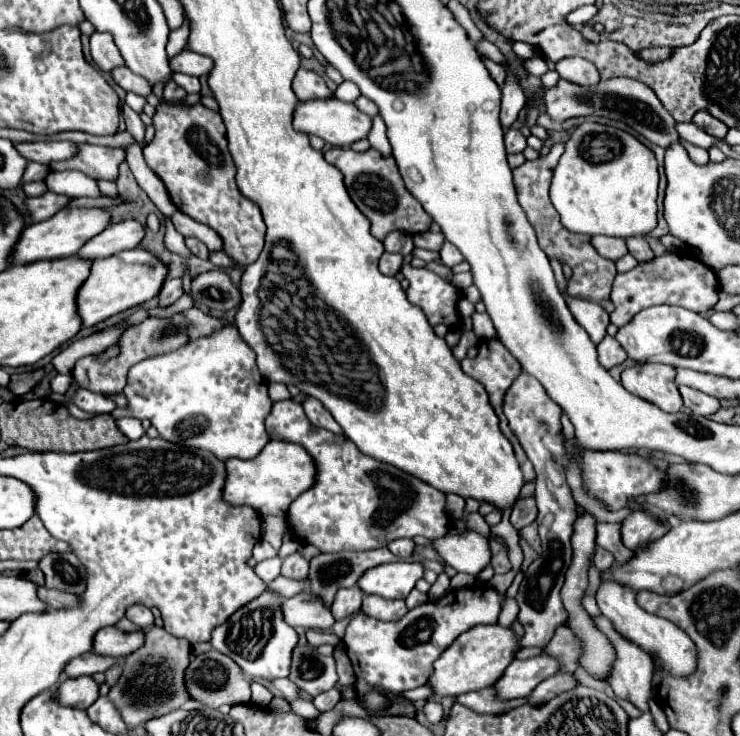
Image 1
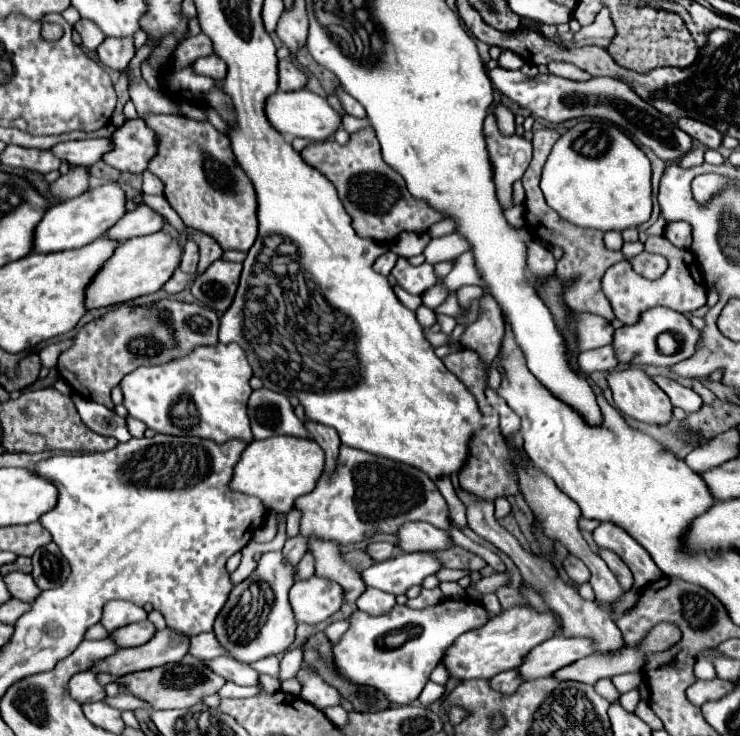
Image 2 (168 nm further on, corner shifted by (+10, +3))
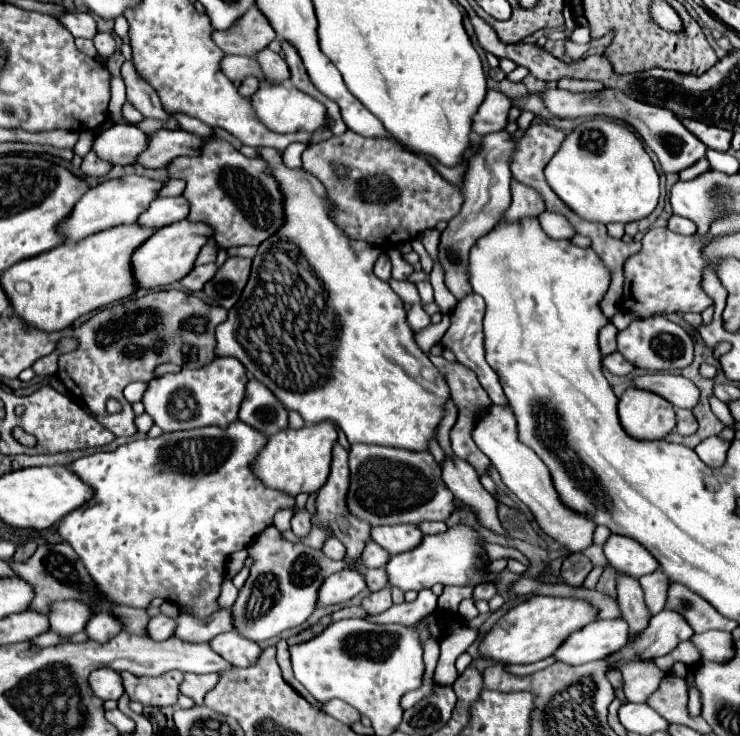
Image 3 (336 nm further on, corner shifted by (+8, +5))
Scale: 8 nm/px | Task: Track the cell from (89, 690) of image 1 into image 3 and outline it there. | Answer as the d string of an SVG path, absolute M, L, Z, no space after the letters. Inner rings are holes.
M96 668L88 678L94 694L102 700L118 700L124 694L122 678L118 672L108 668Z

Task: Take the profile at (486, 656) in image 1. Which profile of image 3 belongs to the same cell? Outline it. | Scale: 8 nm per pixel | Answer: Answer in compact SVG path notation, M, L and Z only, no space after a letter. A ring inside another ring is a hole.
M532 596L526 602L514 606L504 614L480 644L482 658L490 658L504 664L530 664L552 656L560 642L572 632L598 620L598 608L582 598L554 598Z

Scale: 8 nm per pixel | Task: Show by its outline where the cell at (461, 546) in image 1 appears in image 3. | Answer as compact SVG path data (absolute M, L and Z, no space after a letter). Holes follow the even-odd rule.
M414 524L374 526L370 530L370 538L394 556L394 554L402 554L416 548L422 540L422 532Z

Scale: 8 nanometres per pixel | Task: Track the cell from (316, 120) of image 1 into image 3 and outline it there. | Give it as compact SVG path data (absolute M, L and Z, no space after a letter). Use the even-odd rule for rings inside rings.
M260 84L258 90L250 96L250 104L254 108L256 118L264 126L268 126L268 130L278 134L296 132L296 130L314 132L326 122L326 108L320 102L316 102L312 96L294 88L292 84Z

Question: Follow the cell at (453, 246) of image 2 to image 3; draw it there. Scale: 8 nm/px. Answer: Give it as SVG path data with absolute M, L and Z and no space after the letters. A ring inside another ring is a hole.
M512 178L512 204L506 210L506 220L516 222L524 216L540 216L544 212L544 198L536 194L536 190L524 186L522 182L516 182Z

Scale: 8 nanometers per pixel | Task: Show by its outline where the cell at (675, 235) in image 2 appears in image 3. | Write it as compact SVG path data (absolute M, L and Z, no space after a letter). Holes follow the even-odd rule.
M672 216L668 220L668 230L672 232L678 232L678 234L696 234L696 224L692 220L686 220L682 216Z

